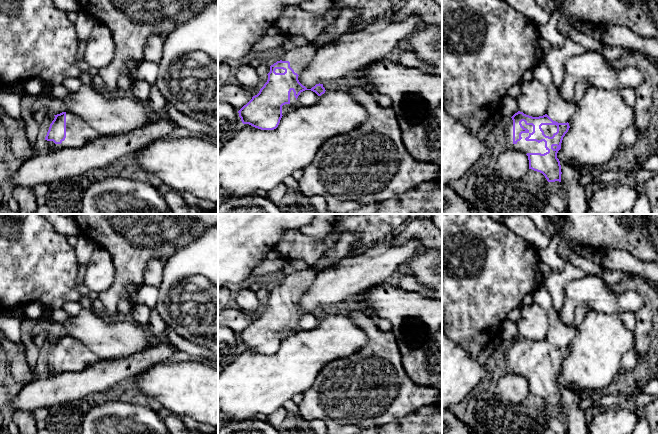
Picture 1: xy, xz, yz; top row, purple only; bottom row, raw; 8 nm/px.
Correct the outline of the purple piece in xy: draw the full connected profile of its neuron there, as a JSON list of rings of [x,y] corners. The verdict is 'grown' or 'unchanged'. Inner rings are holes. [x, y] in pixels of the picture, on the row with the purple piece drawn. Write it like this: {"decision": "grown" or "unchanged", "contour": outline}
{"decision": "grown", "contour": [[[71,112],[54,115],[44,139],[44,150],[78,148],[98,138],[98,132]]]}

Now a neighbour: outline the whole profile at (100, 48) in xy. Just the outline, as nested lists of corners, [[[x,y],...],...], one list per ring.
[[[96,21],[87,40],[84,61],[90,68],[103,69],[109,66],[115,57],[115,43],[111,30],[105,24]]]

